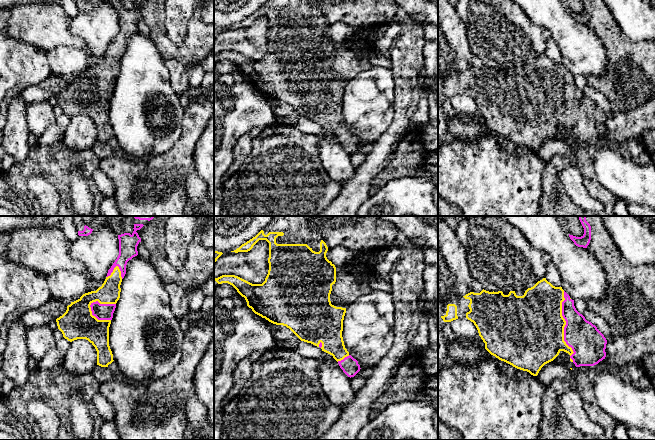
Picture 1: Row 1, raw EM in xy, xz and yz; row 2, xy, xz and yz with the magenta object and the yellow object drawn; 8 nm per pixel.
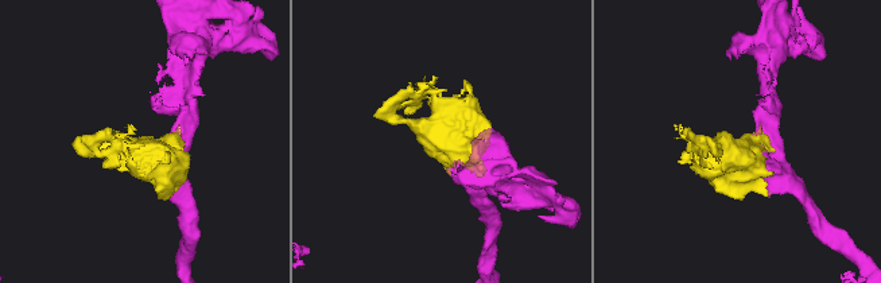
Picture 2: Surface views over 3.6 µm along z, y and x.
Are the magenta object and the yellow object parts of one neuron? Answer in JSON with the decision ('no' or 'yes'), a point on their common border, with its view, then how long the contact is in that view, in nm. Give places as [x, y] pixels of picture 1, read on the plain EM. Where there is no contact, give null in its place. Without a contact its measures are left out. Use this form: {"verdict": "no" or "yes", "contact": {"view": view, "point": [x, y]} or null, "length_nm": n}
{"verdict": "yes", "contact": {"view": "yz", "point": [565, 102]}, "length_nm": 550}

